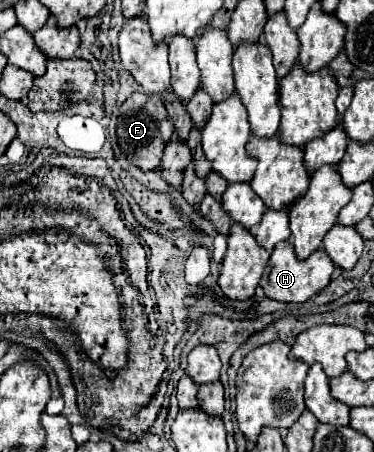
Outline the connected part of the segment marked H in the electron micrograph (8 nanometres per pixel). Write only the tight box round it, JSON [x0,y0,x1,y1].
[261,241,333,303]

